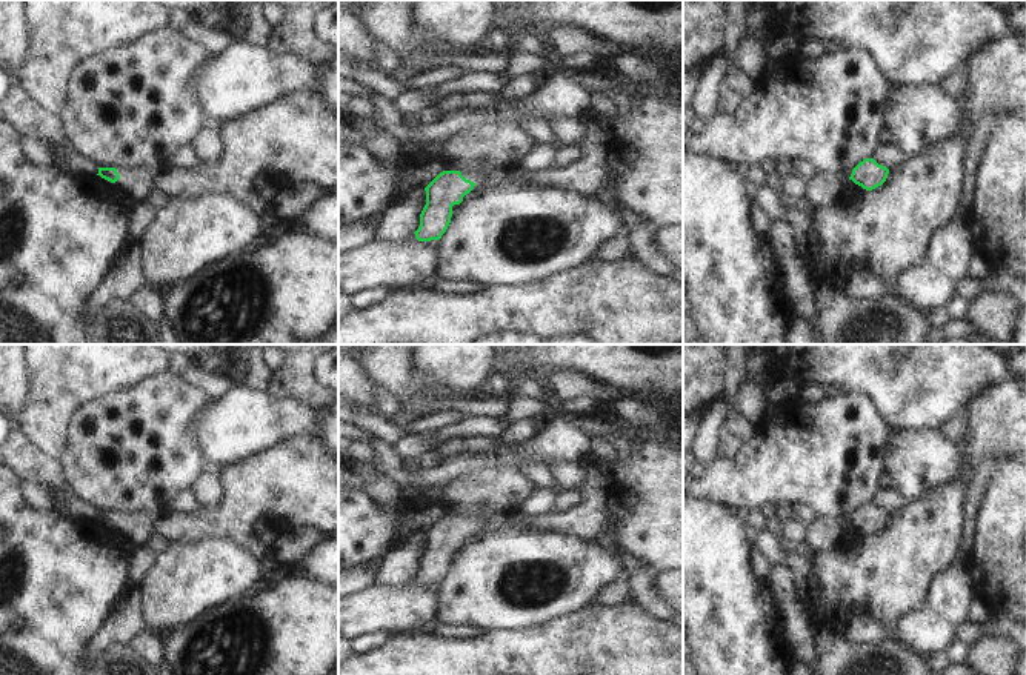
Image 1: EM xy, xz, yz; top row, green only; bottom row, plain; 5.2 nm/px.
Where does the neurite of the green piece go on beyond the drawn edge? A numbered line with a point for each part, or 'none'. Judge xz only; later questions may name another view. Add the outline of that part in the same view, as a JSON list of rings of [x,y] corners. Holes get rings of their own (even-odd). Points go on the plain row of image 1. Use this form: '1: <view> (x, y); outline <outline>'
1: xz (479, 522); outline [[[483,506],[468,524],[474,526],[475,529],[486,529],[488,520],[489,520],[489,507]]]

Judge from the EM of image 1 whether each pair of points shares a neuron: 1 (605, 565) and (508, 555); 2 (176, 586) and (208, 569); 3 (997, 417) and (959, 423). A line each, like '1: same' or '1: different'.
1: same
2: same
3: different

